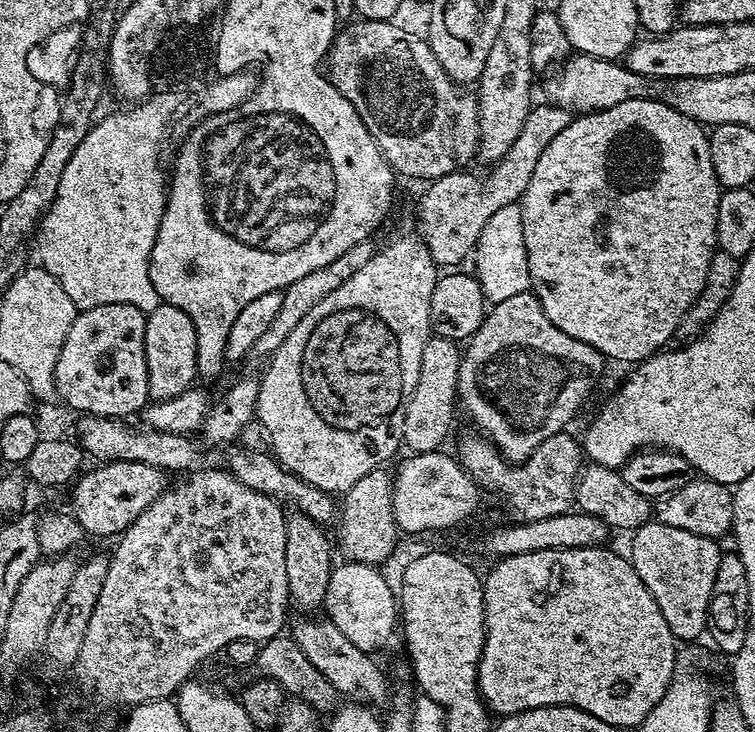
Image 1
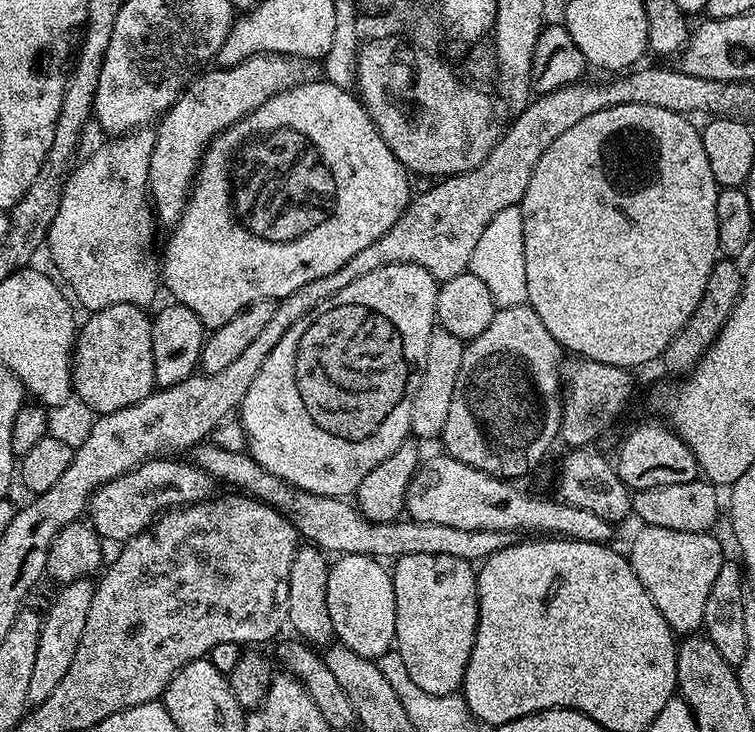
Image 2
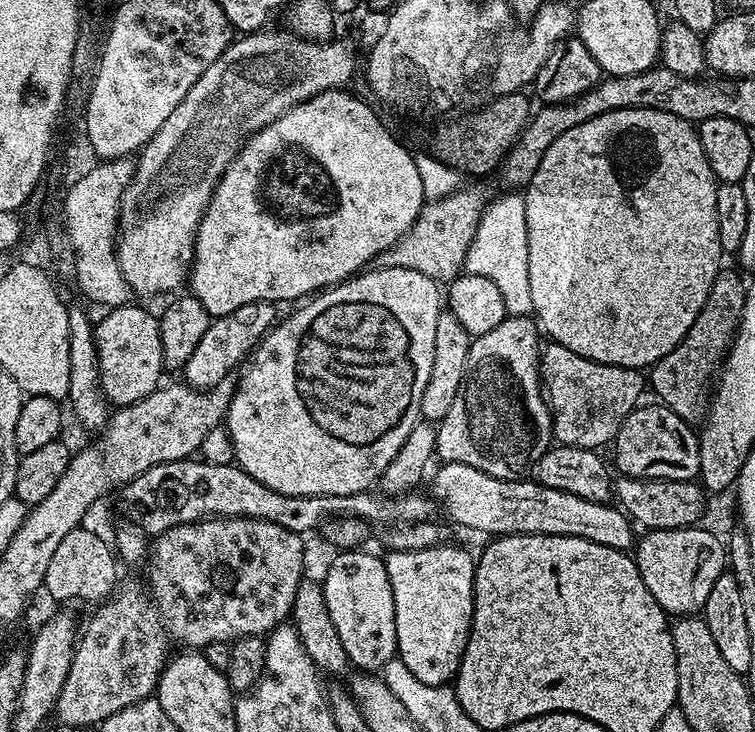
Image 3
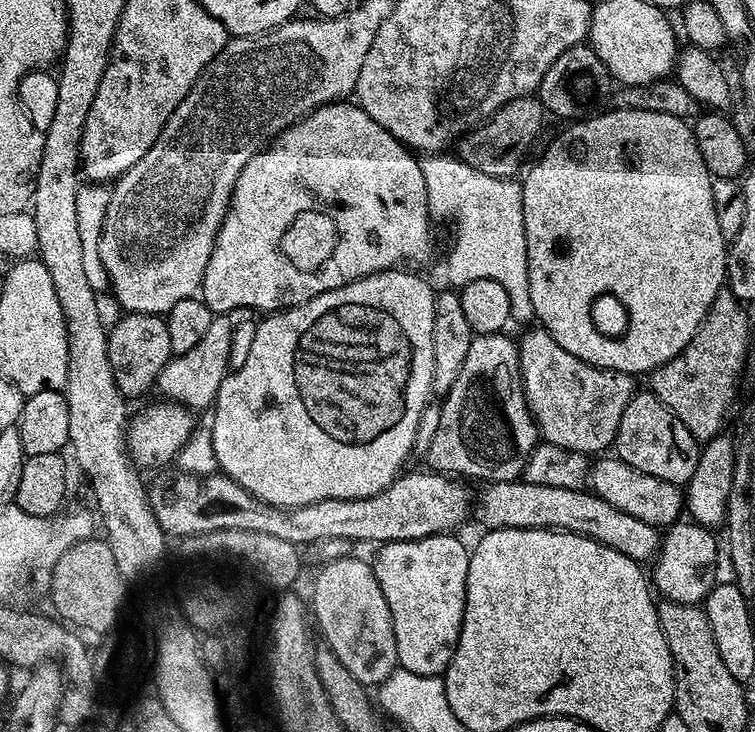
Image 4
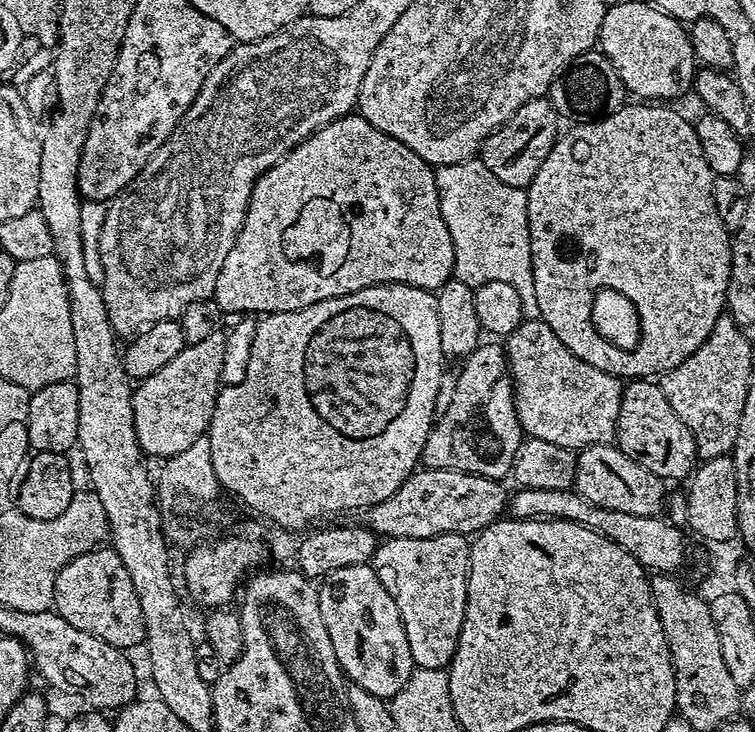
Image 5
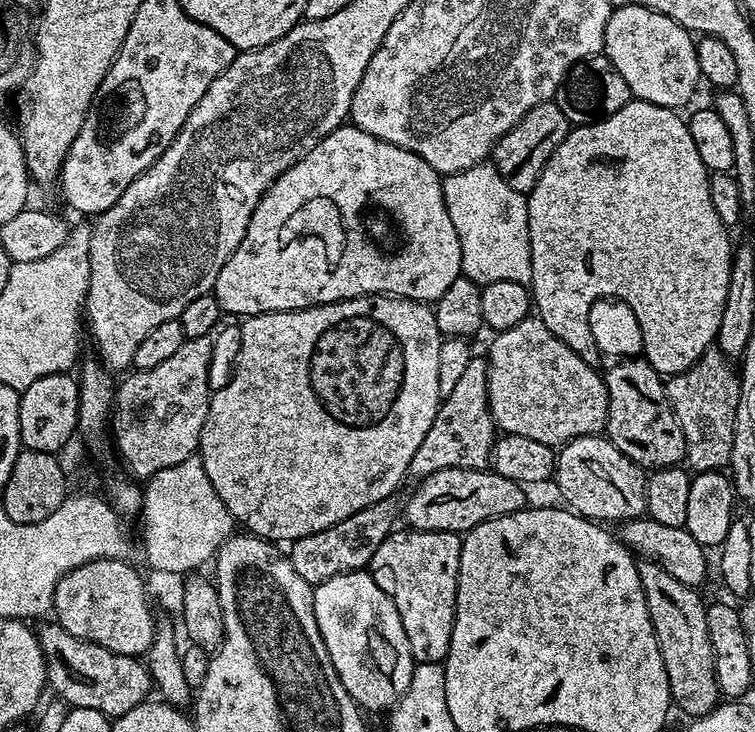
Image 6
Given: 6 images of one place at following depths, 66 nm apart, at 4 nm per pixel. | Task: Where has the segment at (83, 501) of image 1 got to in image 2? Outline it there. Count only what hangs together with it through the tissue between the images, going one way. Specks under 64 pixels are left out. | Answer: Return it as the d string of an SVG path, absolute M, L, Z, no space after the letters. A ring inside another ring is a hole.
M149 458L137 468L106 482L92 493L86 505L90 523L105 541L127 542L152 525L169 508L211 500L214 479L206 470L184 458Z

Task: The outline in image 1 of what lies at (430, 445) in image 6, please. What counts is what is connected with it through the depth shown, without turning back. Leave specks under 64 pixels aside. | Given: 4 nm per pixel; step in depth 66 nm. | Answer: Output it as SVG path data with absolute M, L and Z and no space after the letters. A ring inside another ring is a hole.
M535 292L514 294L514 298L506 298L506 302L491 305L478 330L467 341L458 370L458 404L463 411L464 408L468 411L469 418L480 427L477 429L499 448L505 460L519 462L542 446L546 438L569 427L567 424L575 418L596 379L603 374L604 364L606 357L594 350L594 346L562 334L562 330L546 318L546 310L542 310L542 302L538 302Z

